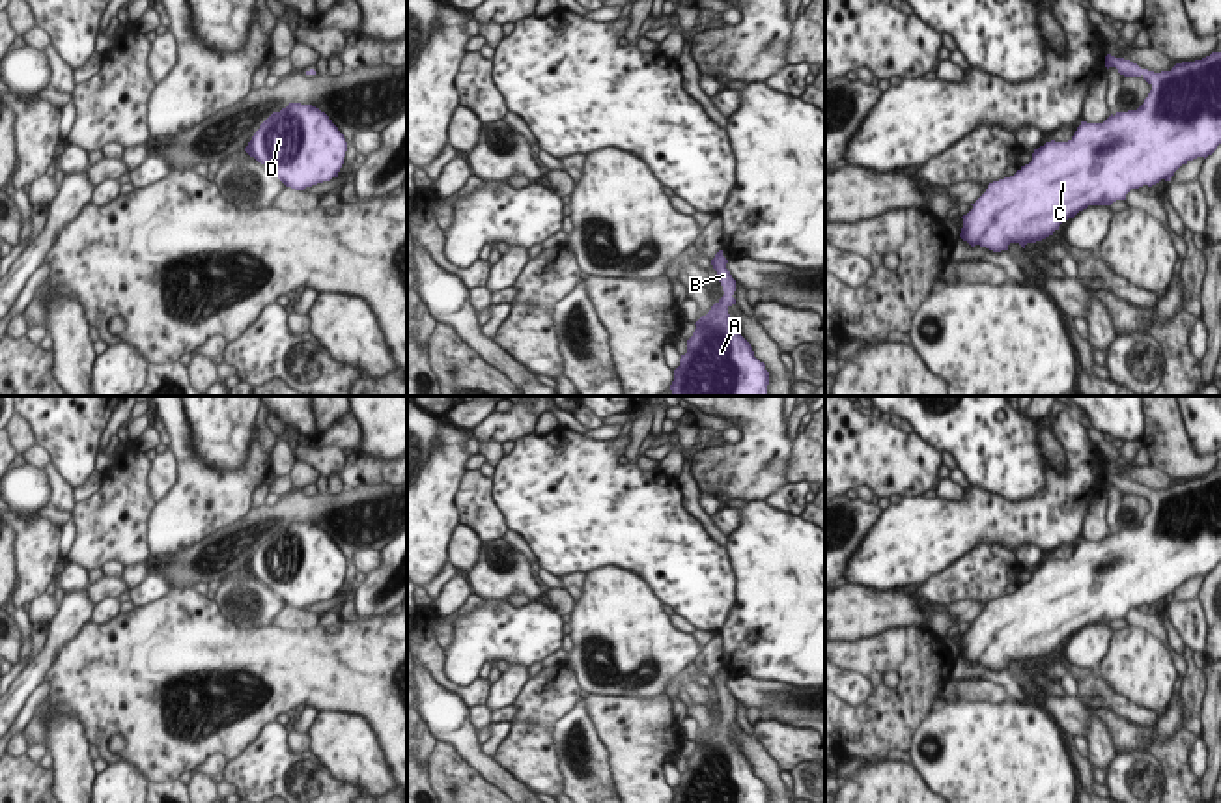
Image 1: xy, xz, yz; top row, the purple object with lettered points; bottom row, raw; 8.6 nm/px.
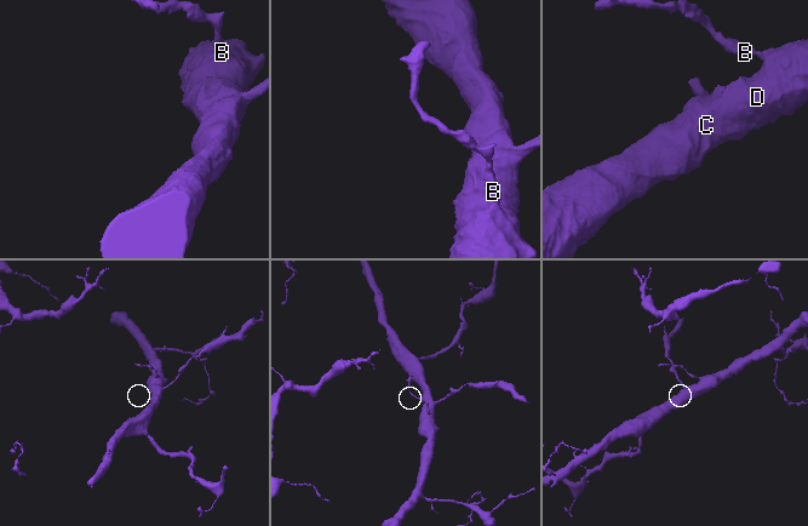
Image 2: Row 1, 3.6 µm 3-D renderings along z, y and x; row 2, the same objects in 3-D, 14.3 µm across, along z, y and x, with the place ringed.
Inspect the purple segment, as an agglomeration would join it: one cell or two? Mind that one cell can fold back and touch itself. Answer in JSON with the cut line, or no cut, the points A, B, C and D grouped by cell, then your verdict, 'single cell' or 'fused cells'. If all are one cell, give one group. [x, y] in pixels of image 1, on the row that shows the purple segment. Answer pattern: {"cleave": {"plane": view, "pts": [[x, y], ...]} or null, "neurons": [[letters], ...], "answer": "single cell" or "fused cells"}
{"cleave": null, "neurons": [["A", "B", "C", "D"]], "answer": "single cell"}

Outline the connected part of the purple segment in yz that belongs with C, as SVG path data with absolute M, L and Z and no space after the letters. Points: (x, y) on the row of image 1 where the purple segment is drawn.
M1221 52L1195 62L1176 63L1171 71L1154 73L1141 69L1137 63L1105 56L1105 67L1116 67L1124 77L1143 77L1150 86L1150 93L1137 110L1111 114L1103 123L1081 121L1068 142L1046 142L1032 153L1032 161L1021 166L1014 176L993 181L986 192L971 204L973 209L963 215L960 237L971 247L980 245L993 252L1008 250L1010 243L1042 241L1053 235L1059 226L1074 218L1088 205L1111 205L1116 200L1126 200L1131 189L1156 185L1161 179L1171 181L1174 172L1197 157L1212 155L1221 144Z

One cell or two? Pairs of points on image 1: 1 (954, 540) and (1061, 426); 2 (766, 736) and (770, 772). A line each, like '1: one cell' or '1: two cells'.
1: one cell
2: two cells

